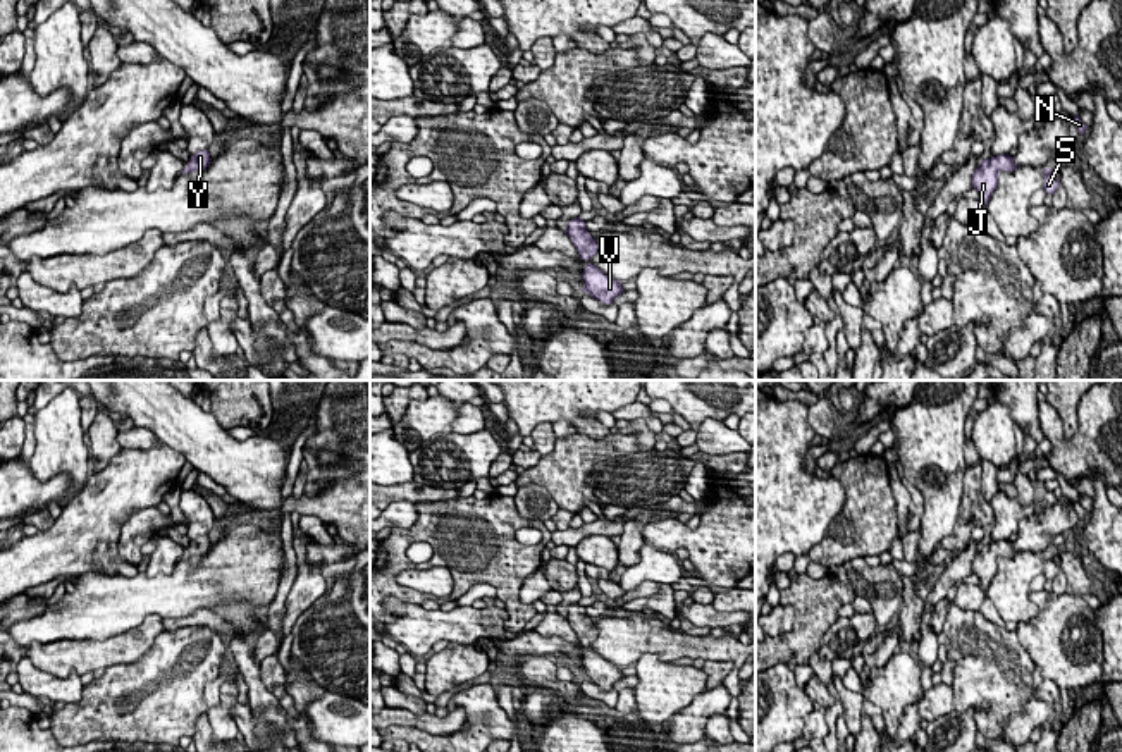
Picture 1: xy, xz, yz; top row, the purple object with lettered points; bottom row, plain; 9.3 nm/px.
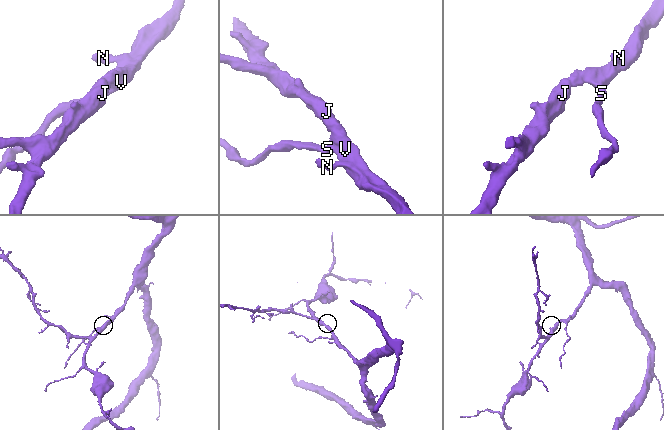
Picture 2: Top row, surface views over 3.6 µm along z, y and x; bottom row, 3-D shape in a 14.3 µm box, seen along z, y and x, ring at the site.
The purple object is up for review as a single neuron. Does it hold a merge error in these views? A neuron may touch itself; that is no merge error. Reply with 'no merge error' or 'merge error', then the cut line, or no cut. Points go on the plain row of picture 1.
no merge error | no cut

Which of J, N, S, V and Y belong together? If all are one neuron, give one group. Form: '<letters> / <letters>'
J N S V Y

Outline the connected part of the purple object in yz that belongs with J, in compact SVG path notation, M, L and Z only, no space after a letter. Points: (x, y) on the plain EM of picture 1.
M1008 539L996 540L988 546L981 546L977 554L972 558L971 570L979 578L979 587L986 592L993 576L998 570L998 558L1015 556L1019 551L1014 549L1014 542Z

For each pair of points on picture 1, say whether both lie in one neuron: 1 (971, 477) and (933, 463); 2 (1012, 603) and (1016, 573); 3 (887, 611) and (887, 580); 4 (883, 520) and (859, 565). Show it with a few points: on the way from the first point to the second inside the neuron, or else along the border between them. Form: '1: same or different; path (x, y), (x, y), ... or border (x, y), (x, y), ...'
1: different; border (966, 441), (964, 493), (957, 513)
2: same; path (1012, 596), (1012, 580)
3: same; path (887, 604), (887, 587)
4: different; border (863, 556), (854, 556), (844, 565)

